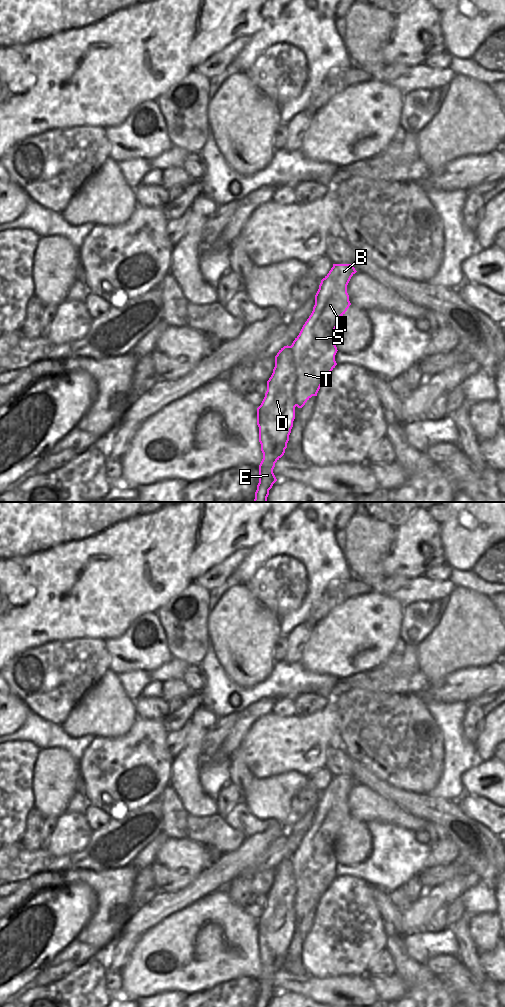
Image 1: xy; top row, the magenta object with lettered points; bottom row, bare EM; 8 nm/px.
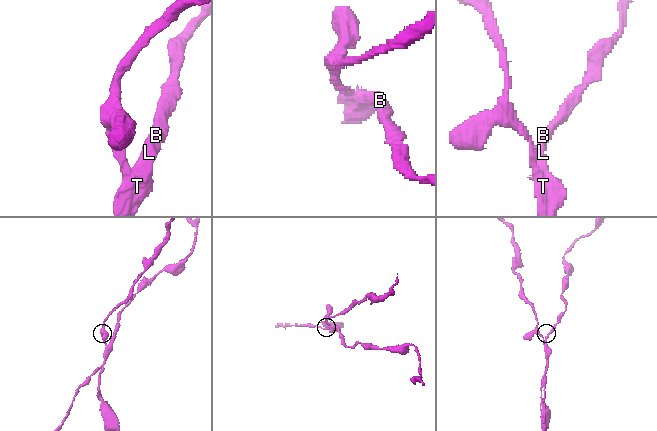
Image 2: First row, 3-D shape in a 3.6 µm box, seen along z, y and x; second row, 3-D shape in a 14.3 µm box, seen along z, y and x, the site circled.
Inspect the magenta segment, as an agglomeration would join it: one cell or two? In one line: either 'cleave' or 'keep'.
cleave

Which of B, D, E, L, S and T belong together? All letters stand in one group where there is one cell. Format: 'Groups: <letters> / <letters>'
Groups: B L S T / D E

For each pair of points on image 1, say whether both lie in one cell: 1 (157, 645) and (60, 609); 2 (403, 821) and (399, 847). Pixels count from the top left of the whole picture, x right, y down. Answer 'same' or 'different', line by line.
1: different
2: different

